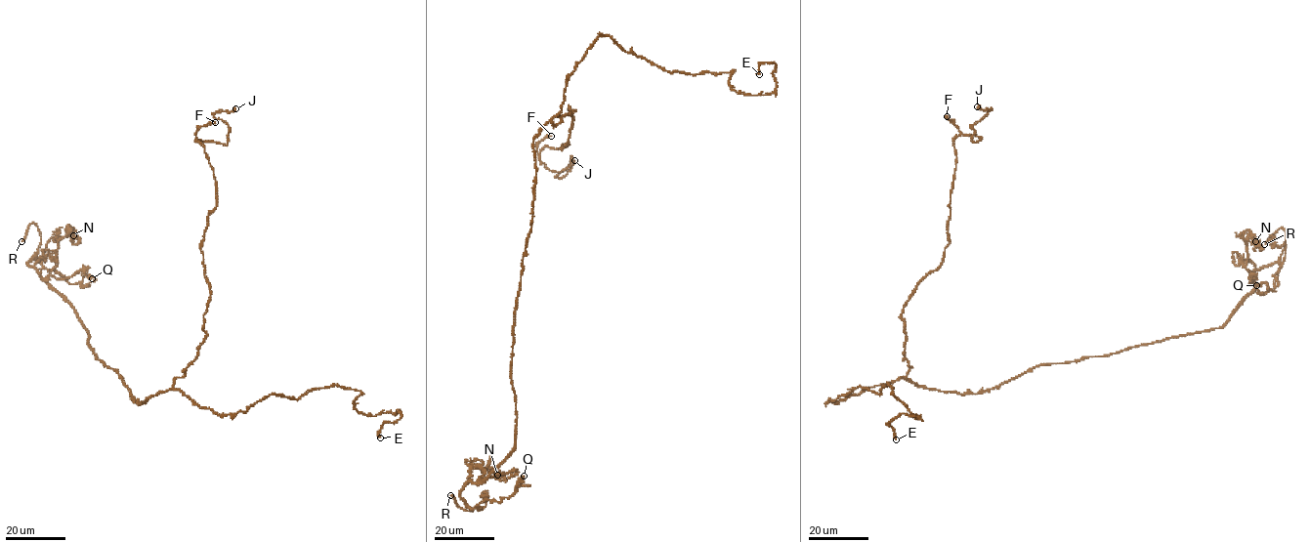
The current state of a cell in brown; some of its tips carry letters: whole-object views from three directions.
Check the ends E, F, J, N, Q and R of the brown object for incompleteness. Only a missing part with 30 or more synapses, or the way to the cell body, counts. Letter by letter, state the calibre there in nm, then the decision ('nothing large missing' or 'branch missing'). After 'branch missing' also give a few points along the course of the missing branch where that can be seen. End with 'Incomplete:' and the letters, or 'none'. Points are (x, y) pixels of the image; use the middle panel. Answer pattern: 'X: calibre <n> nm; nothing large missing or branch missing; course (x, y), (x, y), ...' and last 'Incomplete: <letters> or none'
E: calibre 190 nm; nothing large missing
F: calibre 160 nm; nothing large missing
J: calibre 360 nm; nothing large missing
N: calibre 160 nm; nothing large missing
Q: calibre 160 nm; nothing large missing
R: calibre 200 nm; branch missing; course (450, 495), (444, 496), (439, 507), (437, 504)
Incomplete: R

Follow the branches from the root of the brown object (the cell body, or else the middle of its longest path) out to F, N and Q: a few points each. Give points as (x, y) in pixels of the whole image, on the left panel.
F: (144, 402), (185, 374), (206, 334), (210, 294), (201, 243), (216, 204), (216, 181), (196, 137), (215, 122)
N: (144, 402), (135, 402), (117, 370), (96, 358), (77, 312), (46, 280), (67, 226), (73, 235)
Q: (144, 402), (135, 402), (117, 370), (96, 358), (77, 312), (27, 263), (34, 257), (70, 283), (92, 278)

